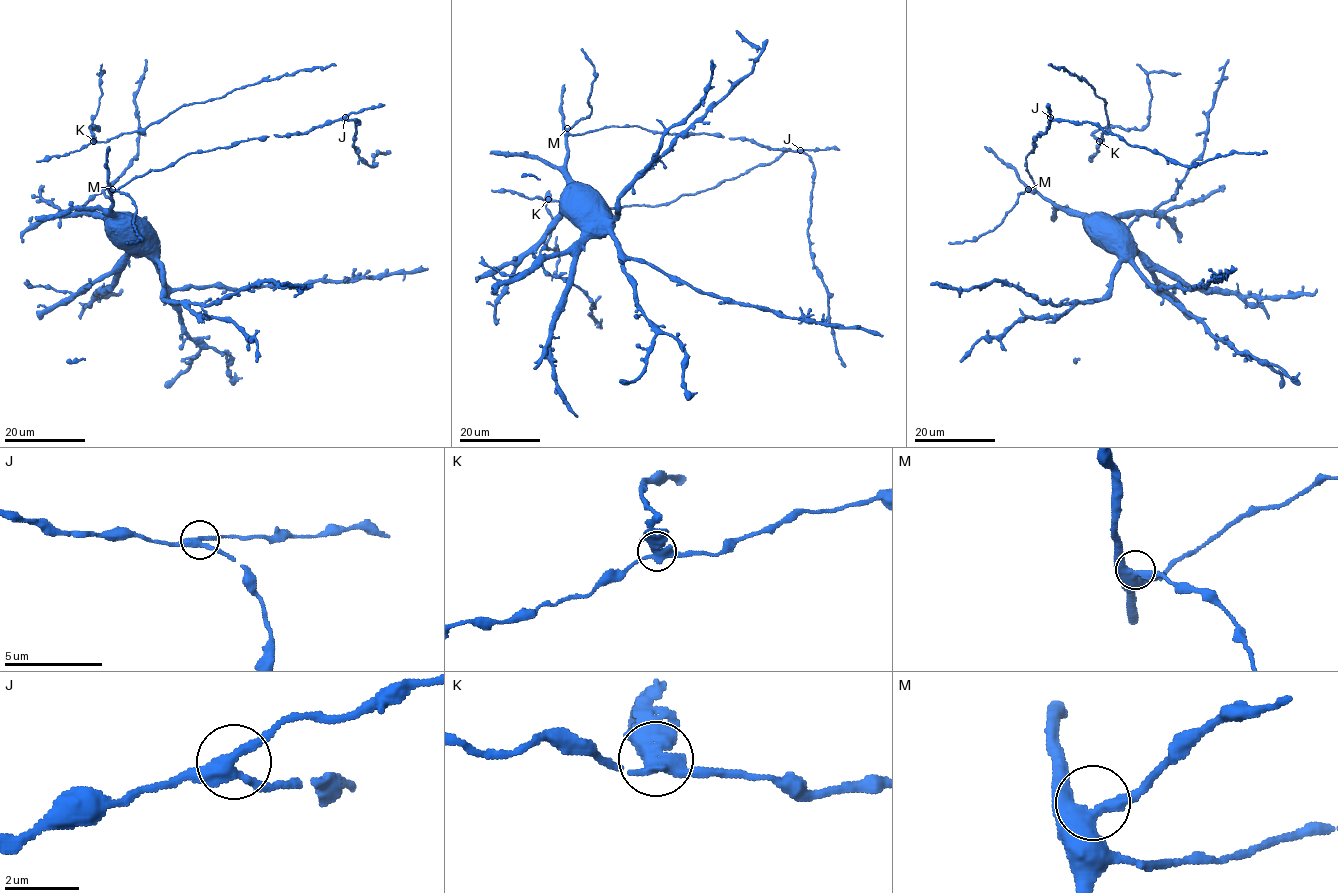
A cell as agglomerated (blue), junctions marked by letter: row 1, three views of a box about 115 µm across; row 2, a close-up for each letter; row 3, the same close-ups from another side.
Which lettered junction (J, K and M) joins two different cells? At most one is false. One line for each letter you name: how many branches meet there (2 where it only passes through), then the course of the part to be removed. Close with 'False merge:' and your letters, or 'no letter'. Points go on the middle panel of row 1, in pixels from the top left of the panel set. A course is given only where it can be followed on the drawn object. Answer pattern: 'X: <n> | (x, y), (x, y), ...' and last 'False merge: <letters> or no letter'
K: 3 | (548, 199), (547, 192), (545, 204), (553, 230), (546, 247), (559, 249), (557, 272), (552, 281)
False merge: K

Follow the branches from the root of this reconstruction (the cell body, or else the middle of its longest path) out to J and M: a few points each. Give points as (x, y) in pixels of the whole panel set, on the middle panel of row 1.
J: (574, 196), (589, 190), (566, 169), (567, 137), (607, 126), (720, 134), (771, 149), (800, 150)
M: (574, 196), (589, 190), (576, 183), (566, 169), (567, 128)

